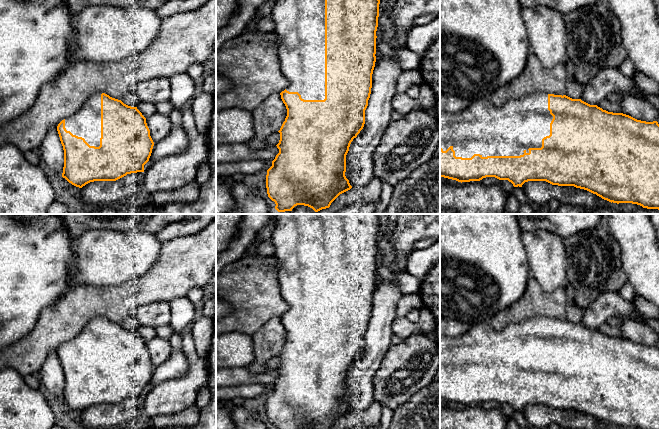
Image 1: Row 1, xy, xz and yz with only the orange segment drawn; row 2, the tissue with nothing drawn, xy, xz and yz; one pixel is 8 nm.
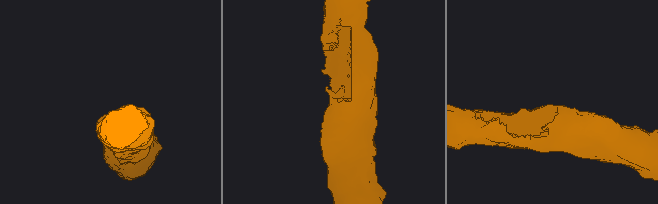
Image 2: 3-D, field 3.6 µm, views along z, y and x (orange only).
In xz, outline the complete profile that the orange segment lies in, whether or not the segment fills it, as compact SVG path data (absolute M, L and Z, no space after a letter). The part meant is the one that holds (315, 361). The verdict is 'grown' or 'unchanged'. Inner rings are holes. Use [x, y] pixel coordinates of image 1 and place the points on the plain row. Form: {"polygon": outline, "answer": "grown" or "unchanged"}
{"polygon": "M274 214L275 228L271 235L271 243L275 248L274 257L277 260L277 280L282 298L289 306L288 311L280 317L286 330L287 340L280 354L280 364L276 369L279 377L267 394L266 412L268 421L276 429L331 429L342 417L352 410L345 400L346 379L351 366L365 348L365 334L372 312L372 298L376 286L376 255L379 241L379 220L377 214Z", "answer": "grown"}

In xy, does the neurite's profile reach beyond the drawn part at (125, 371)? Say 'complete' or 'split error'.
split error

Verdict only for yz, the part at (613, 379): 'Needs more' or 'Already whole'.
Needs more

